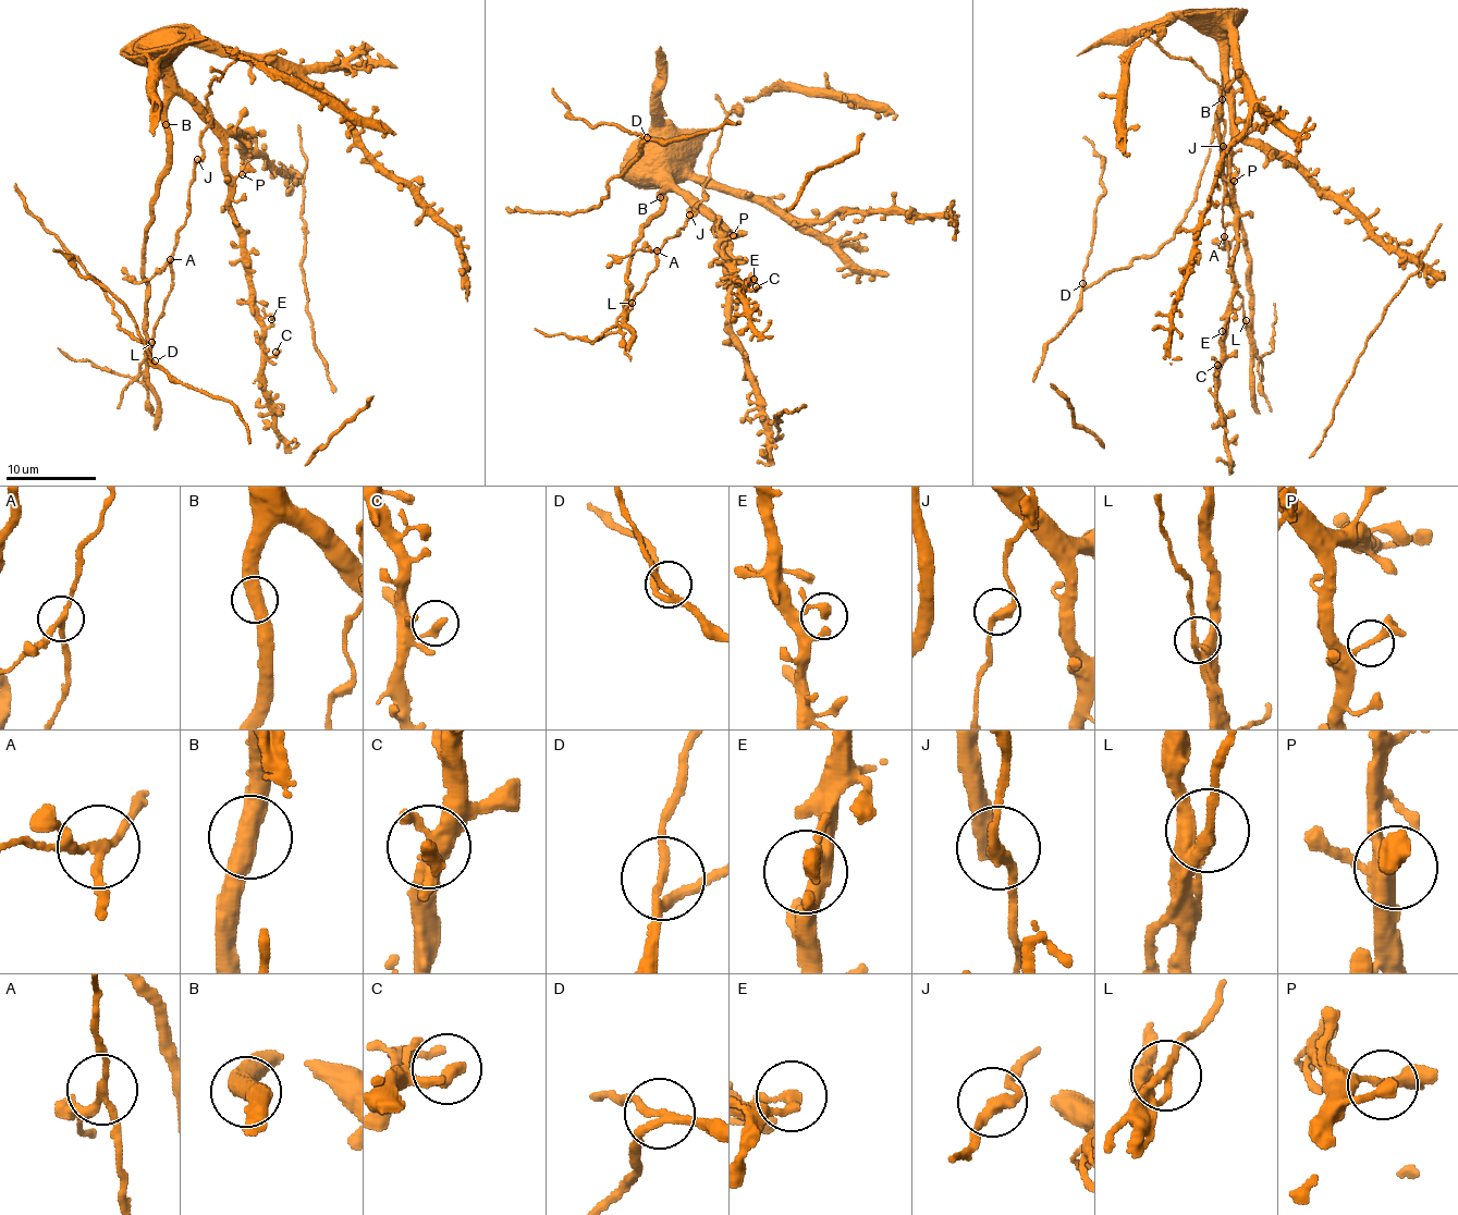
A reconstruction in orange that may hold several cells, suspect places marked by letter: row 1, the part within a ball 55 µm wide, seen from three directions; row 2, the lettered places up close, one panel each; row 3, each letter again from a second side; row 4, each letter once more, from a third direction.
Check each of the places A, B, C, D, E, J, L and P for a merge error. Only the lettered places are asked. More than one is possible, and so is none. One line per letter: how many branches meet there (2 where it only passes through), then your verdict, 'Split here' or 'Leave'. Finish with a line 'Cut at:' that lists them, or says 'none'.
A: Branches: 3. Split here
B: Branches: 2. Leave
C: Branches: 1. Leave
D: Branches: 3. Leave
E: Branches: 2. Leave
J: Branches: 2. Leave
L: Branches: 2. Split here
P: Branches: 2. Leave
Cut at: A, L

